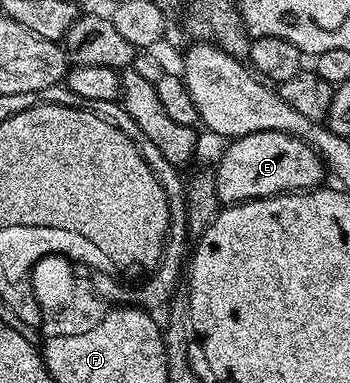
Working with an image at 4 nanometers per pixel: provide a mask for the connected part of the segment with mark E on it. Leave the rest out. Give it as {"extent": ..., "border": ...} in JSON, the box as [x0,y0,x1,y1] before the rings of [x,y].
{"extent":[215,131,327,203],"border":[[[263,131],[252,133],[246,137],[239,137],[228,142],[225,154],[217,165],[215,172],[215,192],[218,202],[236,203],[238,201],[252,201],[255,197],[275,197],[283,193],[294,191],[308,191],[320,186],[327,177],[327,166],[321,154],[311,148],[306,141],[292,137],[290,133],[279,131]]]}

